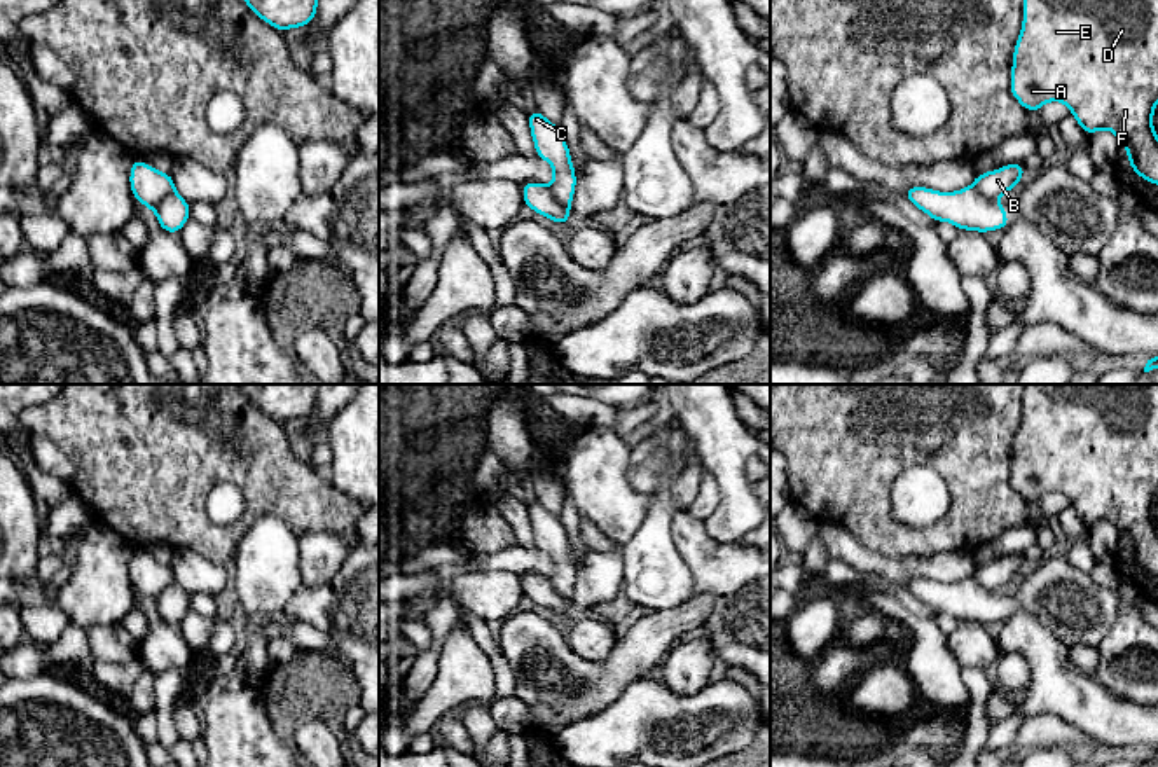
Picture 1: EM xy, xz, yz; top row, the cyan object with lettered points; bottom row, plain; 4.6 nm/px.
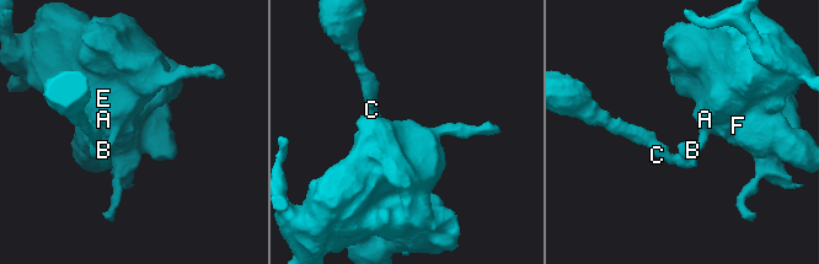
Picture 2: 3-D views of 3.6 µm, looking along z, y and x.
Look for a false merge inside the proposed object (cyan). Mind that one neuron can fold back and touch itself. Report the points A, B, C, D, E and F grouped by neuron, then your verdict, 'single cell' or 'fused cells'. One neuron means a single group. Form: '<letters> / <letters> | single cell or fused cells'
A B D E F / C | fused cells

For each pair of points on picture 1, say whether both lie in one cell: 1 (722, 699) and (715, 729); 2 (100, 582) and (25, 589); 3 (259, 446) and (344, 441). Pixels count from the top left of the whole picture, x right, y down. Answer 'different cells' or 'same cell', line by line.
1: same cell
2: same cell
3: different cells

